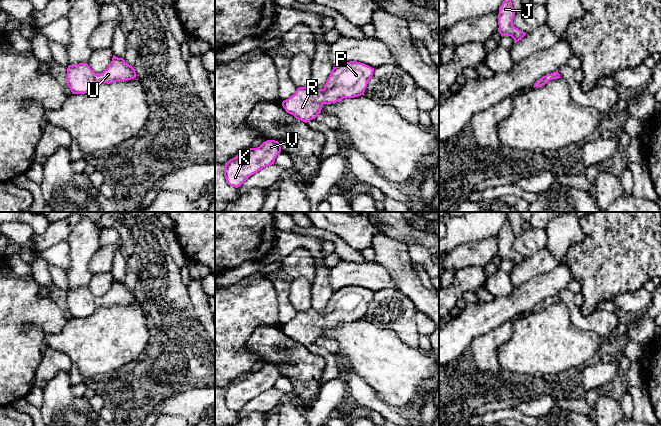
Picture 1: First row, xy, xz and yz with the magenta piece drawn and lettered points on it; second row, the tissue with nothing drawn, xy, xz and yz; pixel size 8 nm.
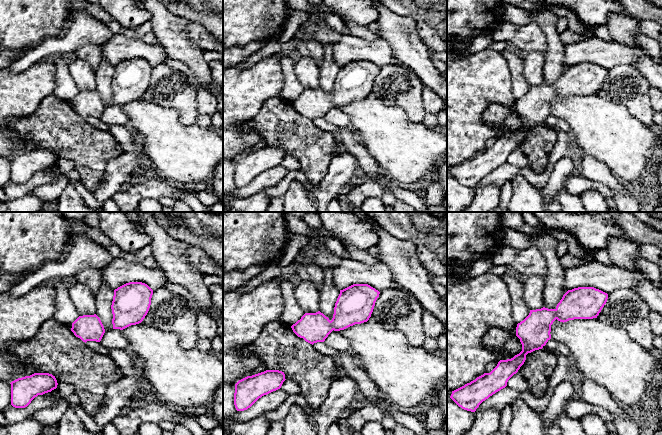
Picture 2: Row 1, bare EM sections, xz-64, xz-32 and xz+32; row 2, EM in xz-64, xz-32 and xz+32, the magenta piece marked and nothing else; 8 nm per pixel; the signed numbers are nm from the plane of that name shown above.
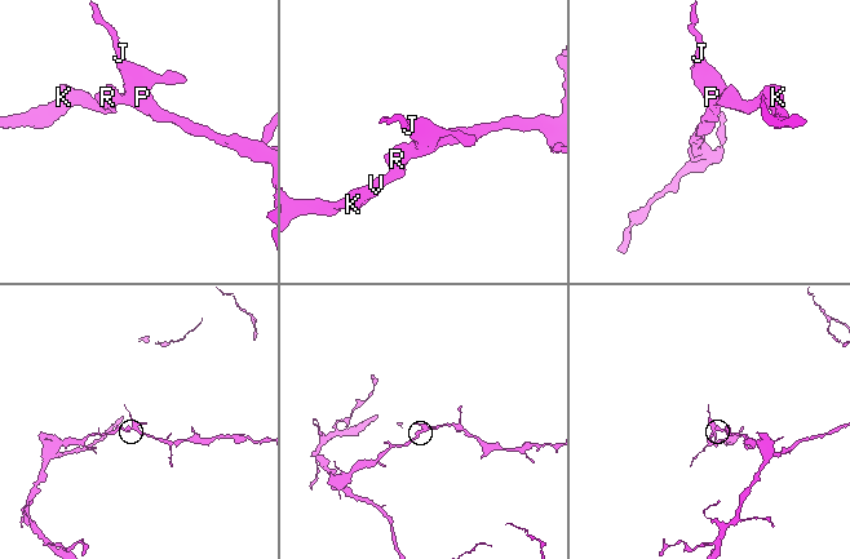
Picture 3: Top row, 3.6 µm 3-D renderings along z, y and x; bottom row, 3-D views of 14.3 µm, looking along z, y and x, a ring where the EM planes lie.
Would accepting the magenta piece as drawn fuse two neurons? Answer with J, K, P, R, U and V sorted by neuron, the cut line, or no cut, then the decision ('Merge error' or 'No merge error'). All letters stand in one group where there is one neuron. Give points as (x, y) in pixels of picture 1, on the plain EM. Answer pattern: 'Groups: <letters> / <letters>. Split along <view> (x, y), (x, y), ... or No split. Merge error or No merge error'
Groups: J K P R U V. No split. No merge error

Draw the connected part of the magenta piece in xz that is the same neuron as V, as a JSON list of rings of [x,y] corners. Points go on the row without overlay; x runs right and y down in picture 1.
[[[267,364],[259,371],[250,372],[230,383],[224,391],[227,407],[235,412],[240,411],[250,400],[274,388],[280,376],[281,370],[278,365]]]

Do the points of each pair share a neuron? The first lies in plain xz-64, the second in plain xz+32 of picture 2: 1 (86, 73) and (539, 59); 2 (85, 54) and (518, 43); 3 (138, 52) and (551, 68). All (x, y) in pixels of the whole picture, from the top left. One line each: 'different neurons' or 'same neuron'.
1: same neuron
2: same neuron
3: different neurons

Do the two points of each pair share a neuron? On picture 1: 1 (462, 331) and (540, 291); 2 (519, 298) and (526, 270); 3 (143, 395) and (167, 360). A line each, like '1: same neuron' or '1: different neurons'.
1: same neuron
2: different neurons
3: same neuron

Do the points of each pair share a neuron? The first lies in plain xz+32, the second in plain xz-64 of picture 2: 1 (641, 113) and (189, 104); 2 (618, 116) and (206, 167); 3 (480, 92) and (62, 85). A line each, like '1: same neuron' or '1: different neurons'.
1: same neuron
2: same neuron
3: different neurons

